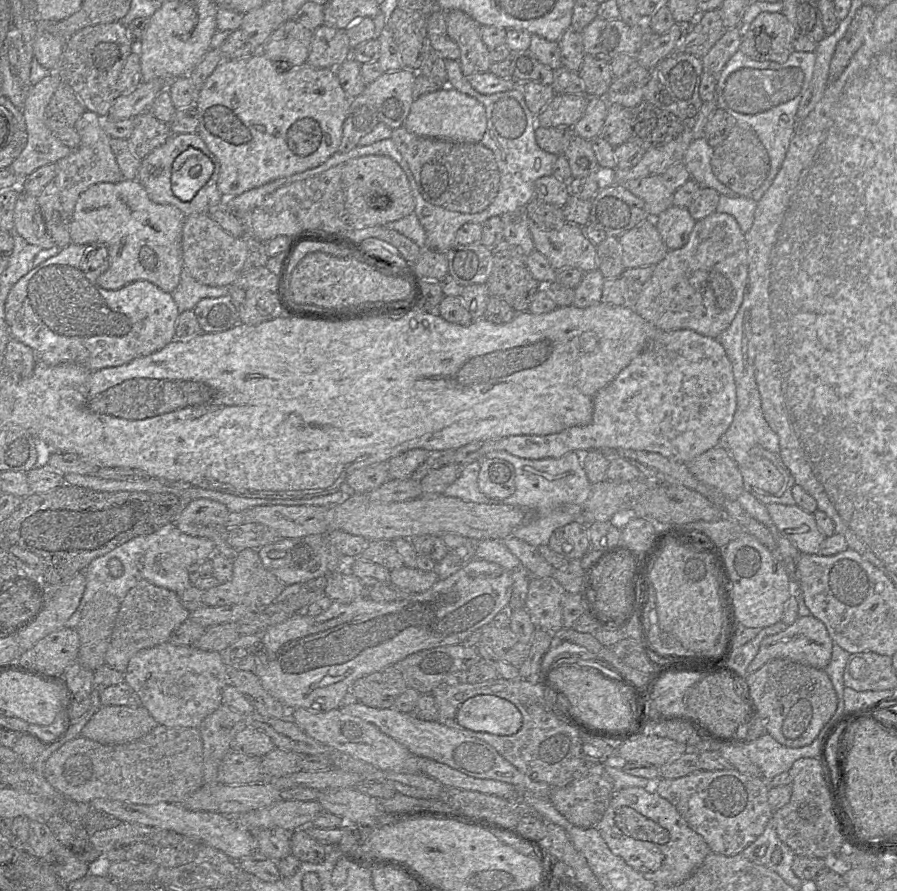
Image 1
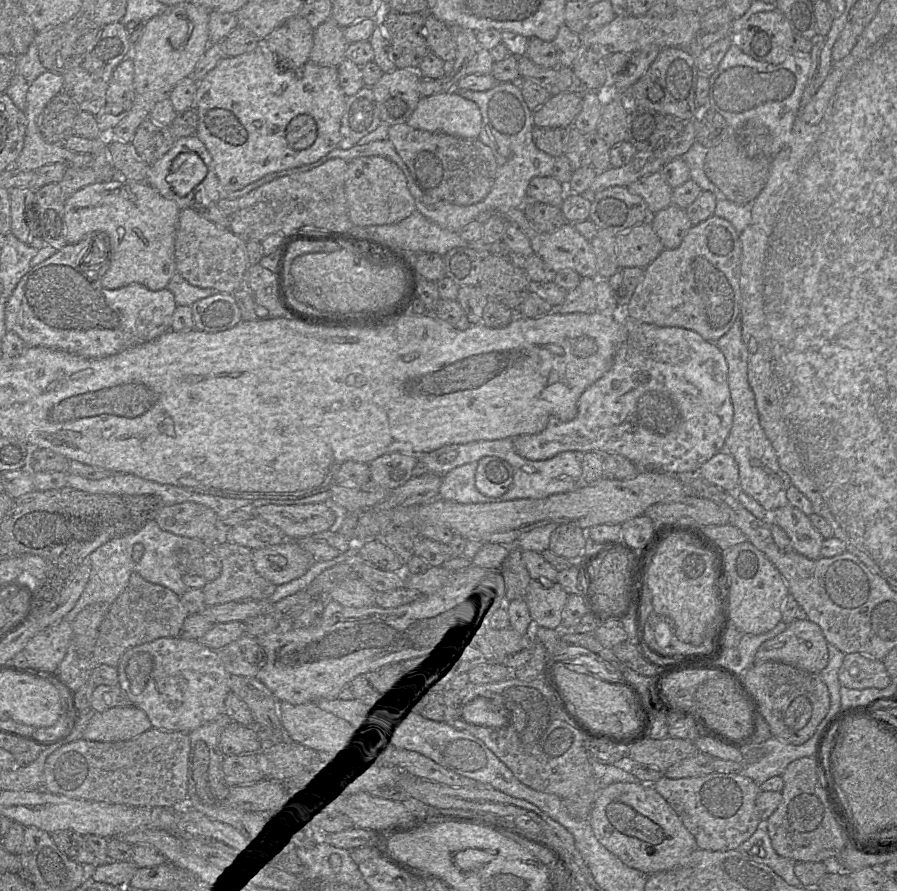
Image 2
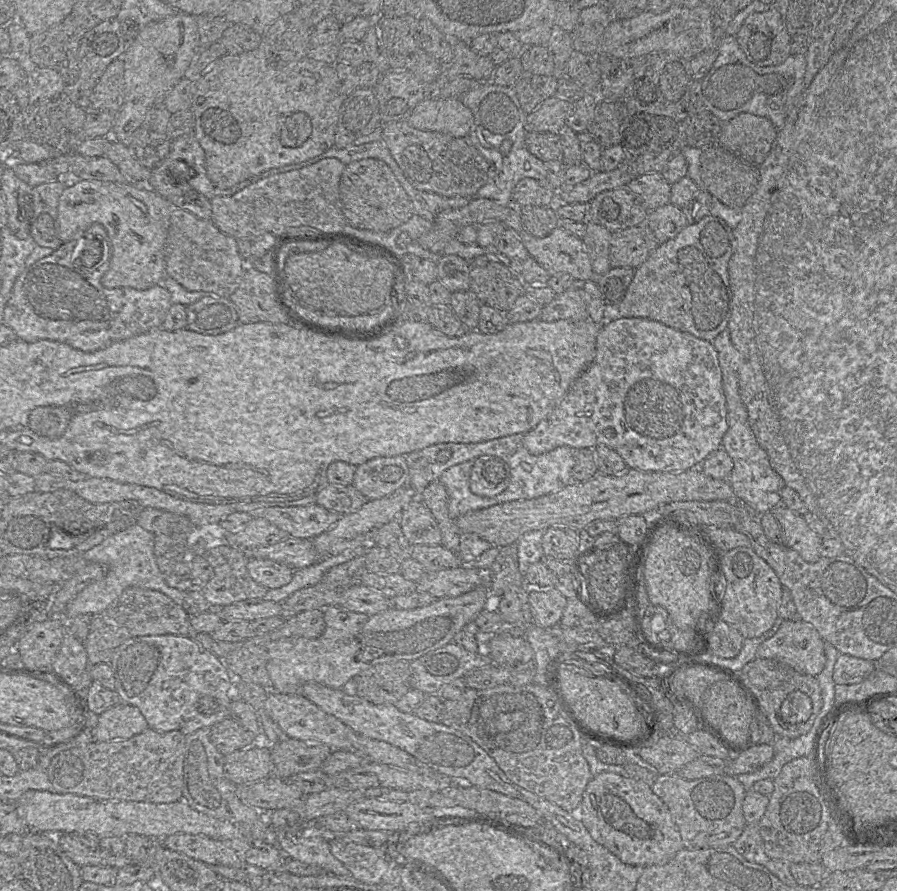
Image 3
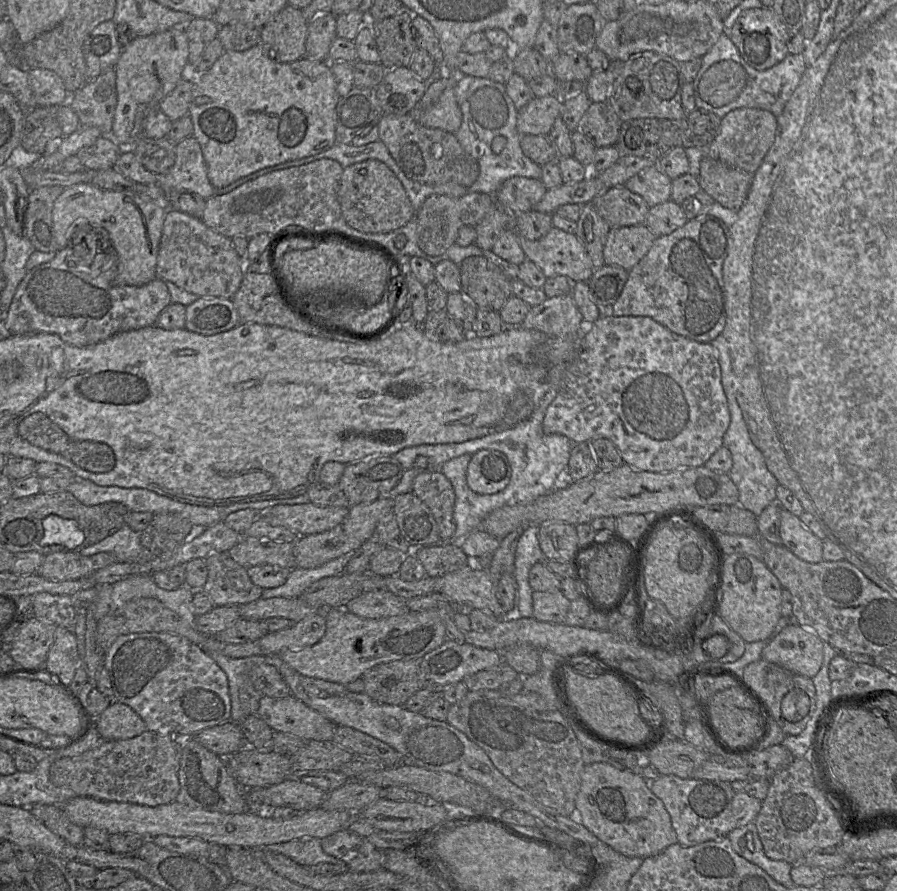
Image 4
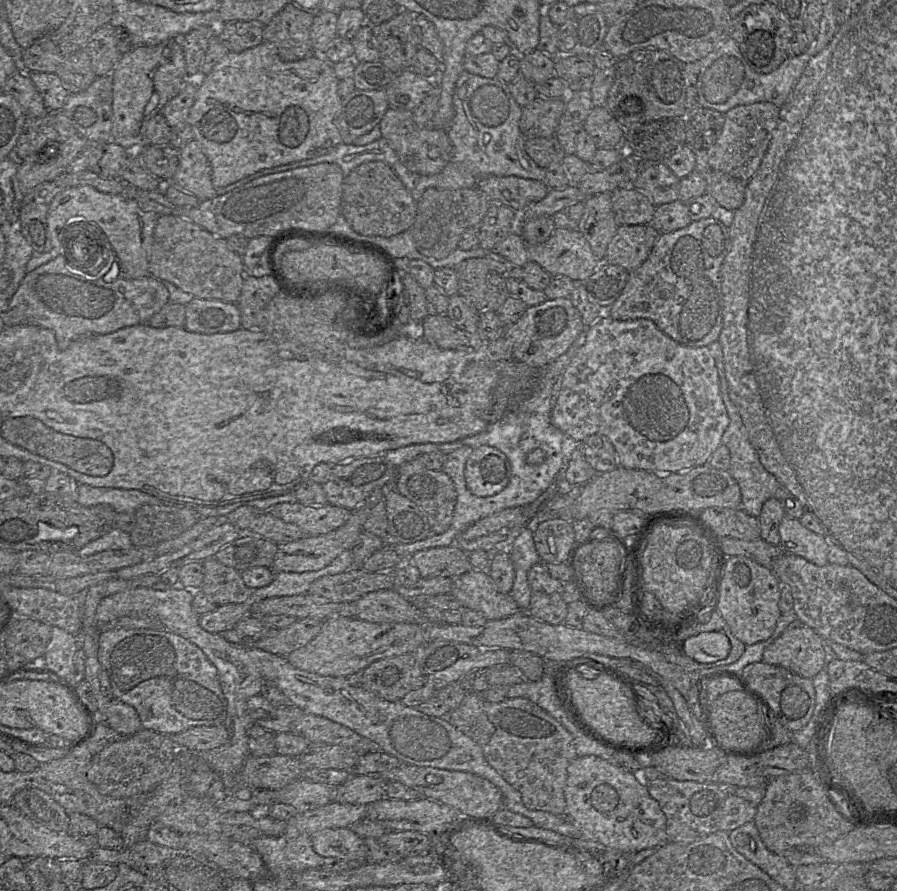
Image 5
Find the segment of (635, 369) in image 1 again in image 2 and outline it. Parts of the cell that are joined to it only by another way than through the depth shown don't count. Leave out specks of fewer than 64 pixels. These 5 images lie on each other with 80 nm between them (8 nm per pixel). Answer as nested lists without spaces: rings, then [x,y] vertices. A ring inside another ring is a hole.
[[[625,319],[628,335],[626,340],[617,349],[610,370],[589,386],[578,400],[578,411],[574,419],[570,421],[552,420],[540,433],[532,435],[520,435],[514,437],[516,452],[528,460],[546,460],[565,451],[598,452],[601,454],[619,454],[633,462],[640,470],[661,470],[669,474],[683,472],[697,473],[700,466],[709,460],[714,454],[724,450],[725,440],[733,423],[733,405],[727,380],[727,362],[722,351],[714,342],[703,339],[698,333],[682,327],[661,327],[638,321]]]

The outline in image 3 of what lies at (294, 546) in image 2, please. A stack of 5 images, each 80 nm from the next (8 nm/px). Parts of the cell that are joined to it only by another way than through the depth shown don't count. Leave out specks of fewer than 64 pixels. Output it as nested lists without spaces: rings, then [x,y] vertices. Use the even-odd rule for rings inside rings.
[[[250,558],[247,563],[251,578],[269,588],[275,589],[291,582],[294,570],[287,565],[270,559]]]

